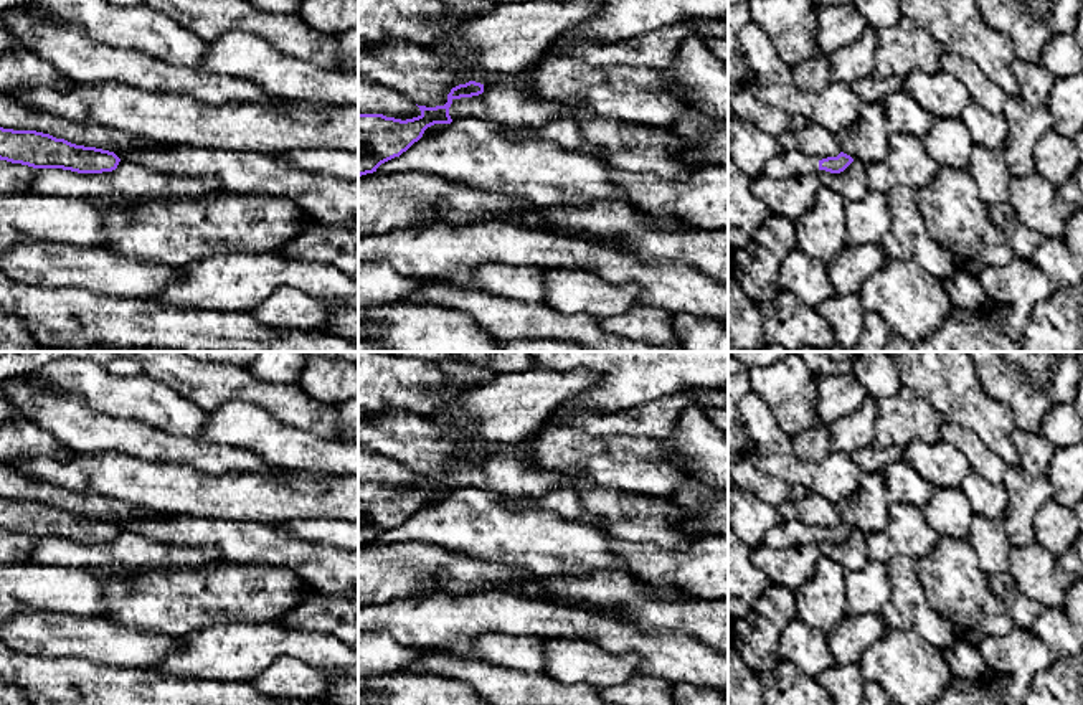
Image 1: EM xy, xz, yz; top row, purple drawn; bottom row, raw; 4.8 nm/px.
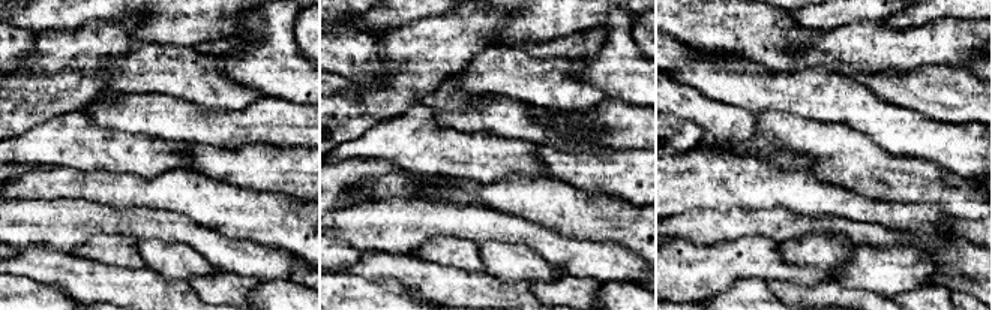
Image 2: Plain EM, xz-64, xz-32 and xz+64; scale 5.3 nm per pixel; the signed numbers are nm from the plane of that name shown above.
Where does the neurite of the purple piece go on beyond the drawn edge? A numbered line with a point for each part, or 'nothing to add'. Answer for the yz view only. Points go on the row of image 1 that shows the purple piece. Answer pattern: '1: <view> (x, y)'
1: yz (788, 164)

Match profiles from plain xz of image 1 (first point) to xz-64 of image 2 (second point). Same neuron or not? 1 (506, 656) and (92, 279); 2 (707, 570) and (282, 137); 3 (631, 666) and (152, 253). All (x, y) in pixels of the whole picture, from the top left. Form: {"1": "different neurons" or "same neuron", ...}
{"1": "different neurons", "2": "different neurons", "3": "same neuron"}

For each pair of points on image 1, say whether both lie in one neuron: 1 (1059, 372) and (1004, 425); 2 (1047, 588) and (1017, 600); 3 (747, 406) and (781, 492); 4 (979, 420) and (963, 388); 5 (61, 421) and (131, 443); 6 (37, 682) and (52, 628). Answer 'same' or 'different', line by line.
1: different
2: different
3: different
4: same
5: same
6: different

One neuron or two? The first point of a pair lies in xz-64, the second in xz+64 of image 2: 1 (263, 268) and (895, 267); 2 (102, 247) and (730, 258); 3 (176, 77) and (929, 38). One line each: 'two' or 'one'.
1: two
2: two
3: two

